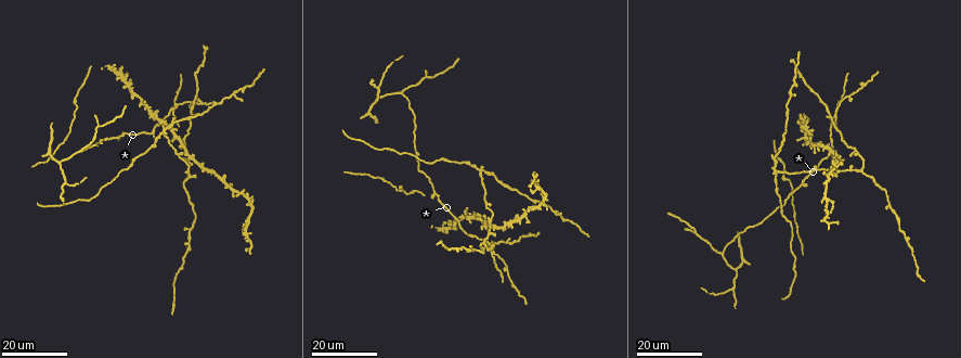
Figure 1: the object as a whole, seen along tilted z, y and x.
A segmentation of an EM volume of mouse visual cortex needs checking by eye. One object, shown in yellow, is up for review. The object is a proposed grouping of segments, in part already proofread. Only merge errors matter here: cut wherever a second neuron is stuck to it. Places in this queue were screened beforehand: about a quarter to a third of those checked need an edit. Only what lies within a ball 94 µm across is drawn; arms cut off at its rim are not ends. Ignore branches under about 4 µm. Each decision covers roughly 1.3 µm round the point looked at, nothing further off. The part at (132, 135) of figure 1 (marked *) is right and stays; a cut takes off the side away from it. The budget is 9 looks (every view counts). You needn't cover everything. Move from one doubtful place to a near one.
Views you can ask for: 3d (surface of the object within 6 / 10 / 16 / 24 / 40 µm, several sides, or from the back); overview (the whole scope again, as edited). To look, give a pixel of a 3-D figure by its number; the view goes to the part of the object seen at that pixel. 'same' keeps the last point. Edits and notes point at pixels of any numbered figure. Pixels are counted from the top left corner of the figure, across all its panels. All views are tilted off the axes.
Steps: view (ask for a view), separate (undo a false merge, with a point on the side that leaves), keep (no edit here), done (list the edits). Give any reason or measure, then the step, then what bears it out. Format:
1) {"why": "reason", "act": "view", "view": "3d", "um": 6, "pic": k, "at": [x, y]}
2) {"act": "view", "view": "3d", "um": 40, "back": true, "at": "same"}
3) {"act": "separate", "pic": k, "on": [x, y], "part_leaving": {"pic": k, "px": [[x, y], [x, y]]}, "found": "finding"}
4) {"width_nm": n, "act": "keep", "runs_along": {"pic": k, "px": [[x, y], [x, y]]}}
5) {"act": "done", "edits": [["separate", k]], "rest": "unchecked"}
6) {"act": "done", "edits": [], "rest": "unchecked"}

{"act": "view", "view": "3d", "um": 16, "pic": 1, "at": [152, 114]}

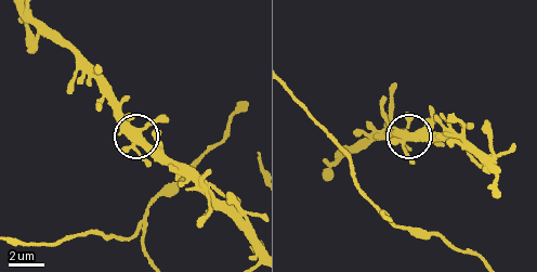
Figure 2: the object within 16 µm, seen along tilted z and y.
{"act": "view", "view": "3d", "um": 6, "pic": 2, "at": [138, 136]}

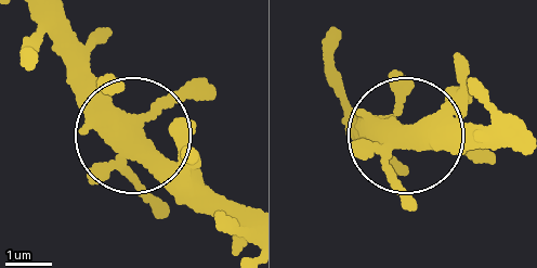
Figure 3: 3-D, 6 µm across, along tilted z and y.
{"why": "from behind", "act": "view", "view": "3d", "um": 6, "back": true, "pic": 3, "at": [138, 137]}

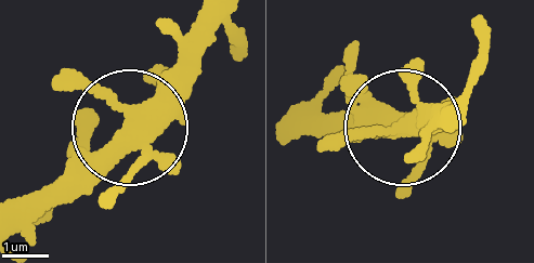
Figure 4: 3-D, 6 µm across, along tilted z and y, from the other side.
{"width_nm": 380, "act": "keep", "found": "one neuron here"}

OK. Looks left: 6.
{"why": "looks like a crossing", "act": "view", "view": "3d", "um": 24, "pic": 1, "at": [161, 132]}

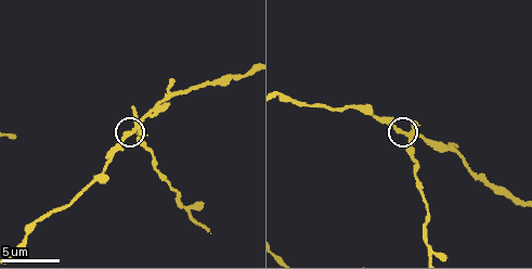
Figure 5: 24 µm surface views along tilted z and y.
{"act": "view", "view": "3d", "um": 10, "pic": 5, "at": [407, 135]}

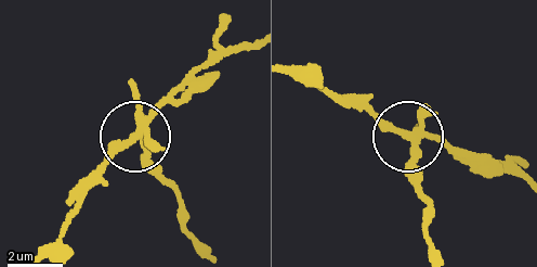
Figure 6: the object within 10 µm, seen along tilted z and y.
{"arms": 5, "act": "separate", "pic": 6, "on": [146, 157], "found": "two neurons meet here"}

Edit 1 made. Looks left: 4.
{"act": "view", "view": "overview"}

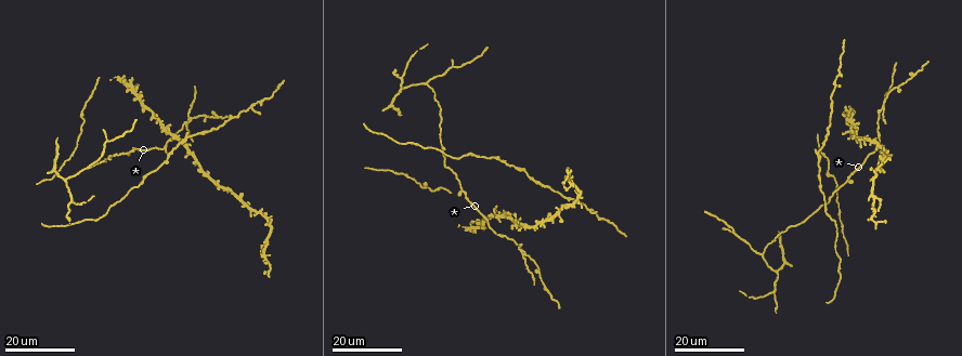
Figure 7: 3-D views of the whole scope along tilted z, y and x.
{"why": "three-way junction", "act": "view", "view": "3d", "um": 16, "pic": 7, "at": [272, 268]}

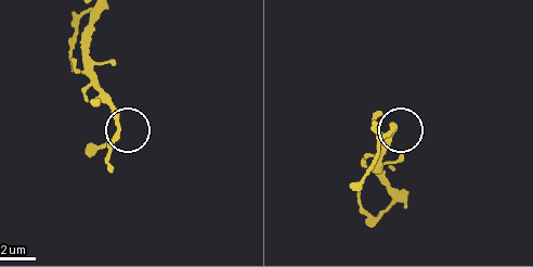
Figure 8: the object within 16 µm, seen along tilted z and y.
{"act": "view", "view": "3d", "um": 10, "pic": 8, "at": [385, 134]}

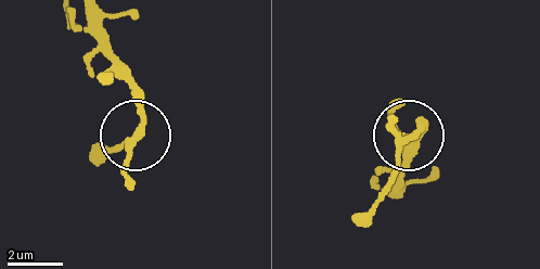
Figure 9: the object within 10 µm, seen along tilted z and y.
{"act": "view", "view": "3d", "um": 6, "pic": 9, "at": [136, 133]}

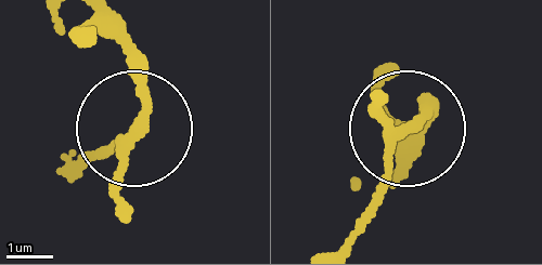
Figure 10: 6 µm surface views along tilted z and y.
{"act": "keep", "found": "all the same neuron"}

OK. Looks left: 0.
{"act": "done", "edits": [["separate", 6]], "rest": "unchecked"}

